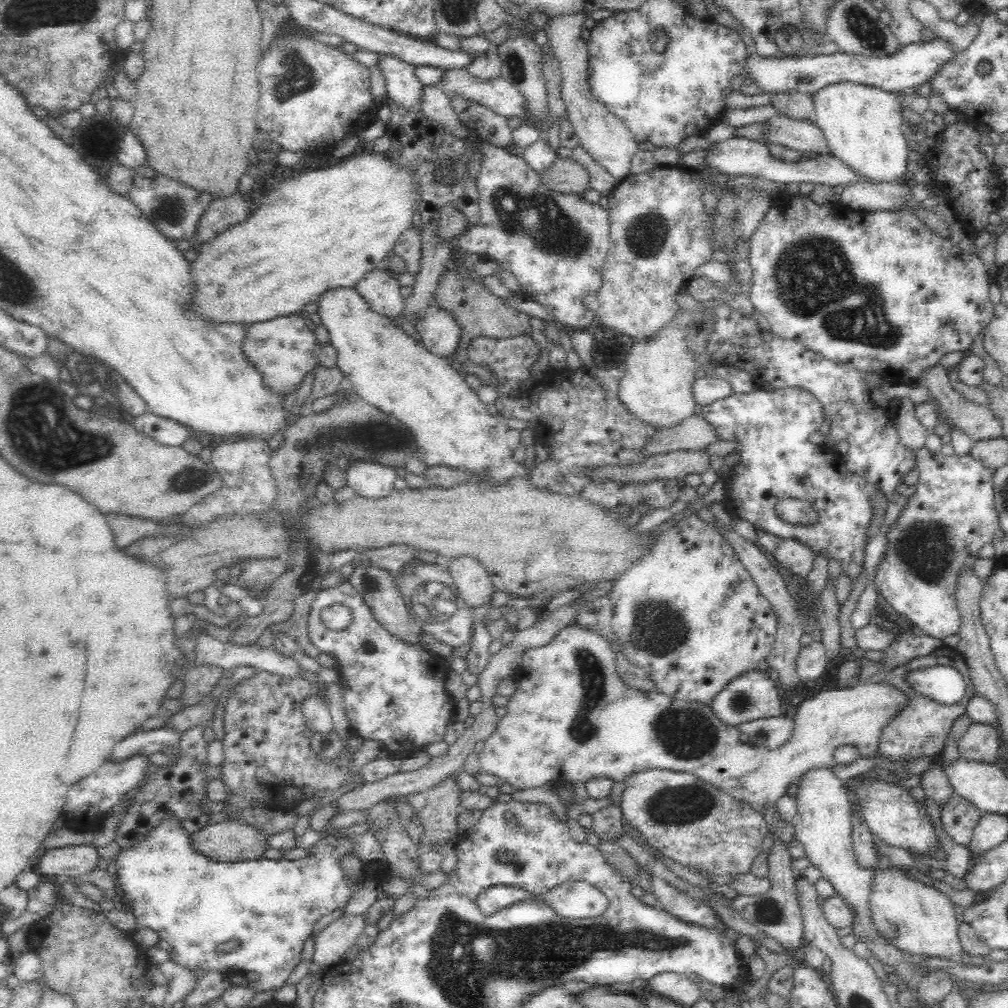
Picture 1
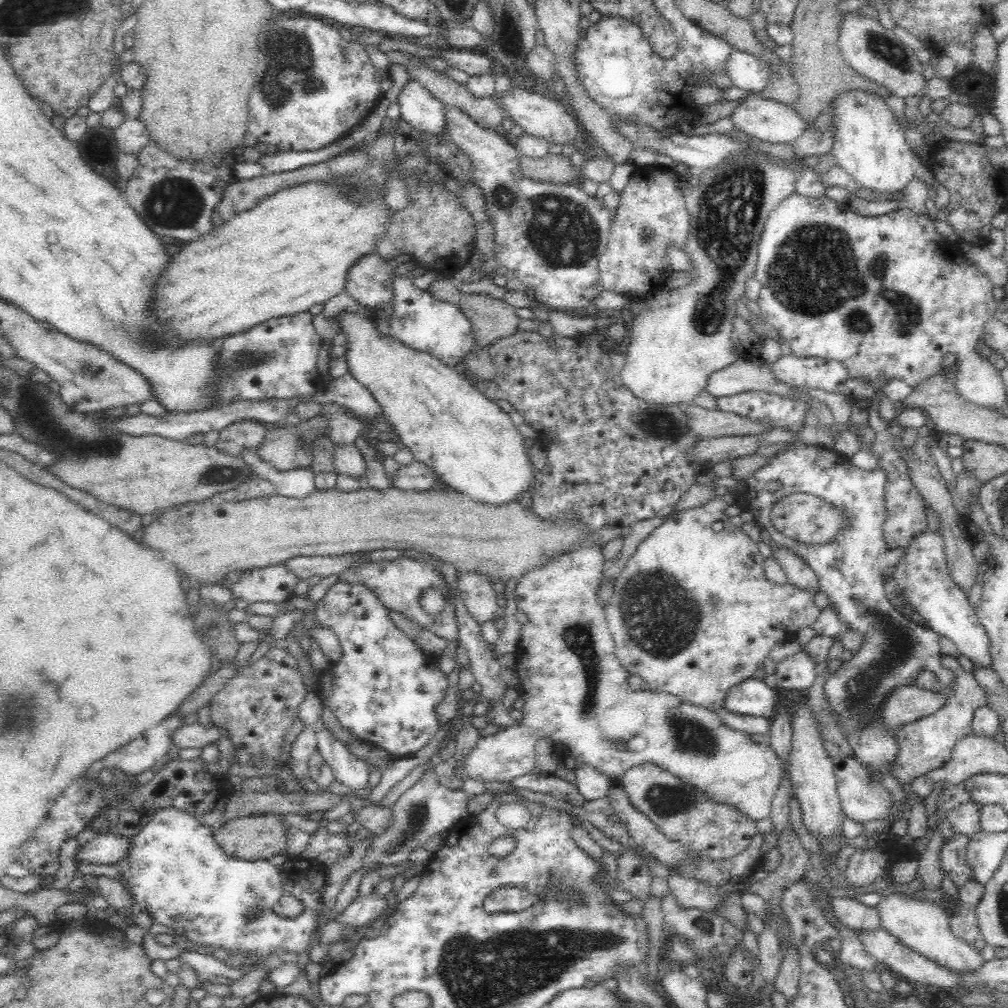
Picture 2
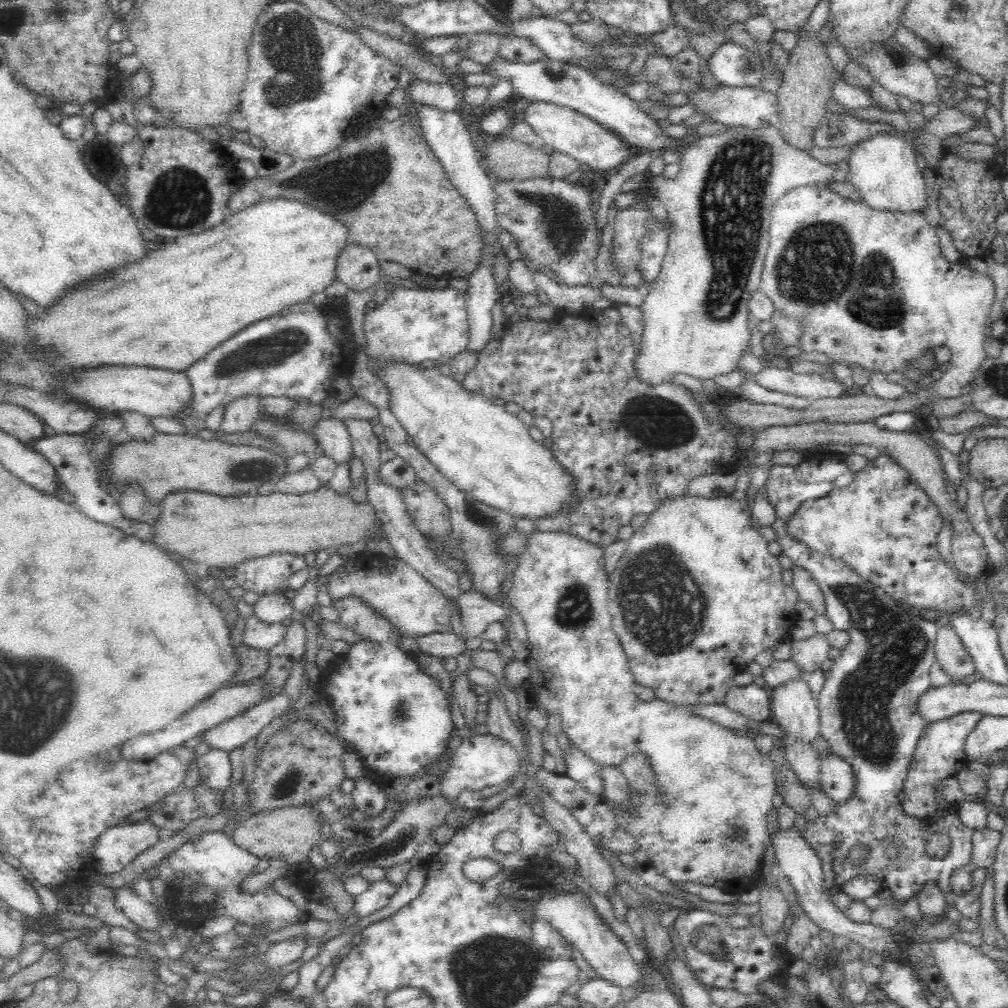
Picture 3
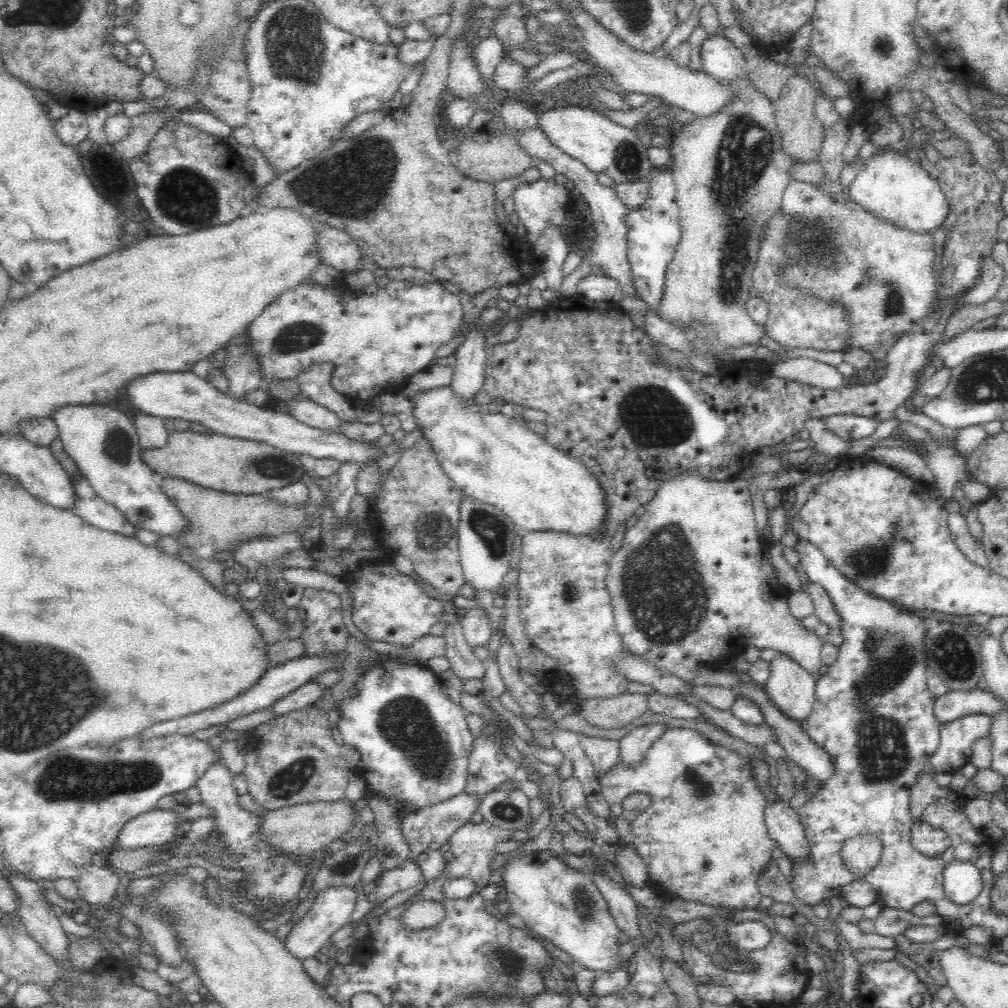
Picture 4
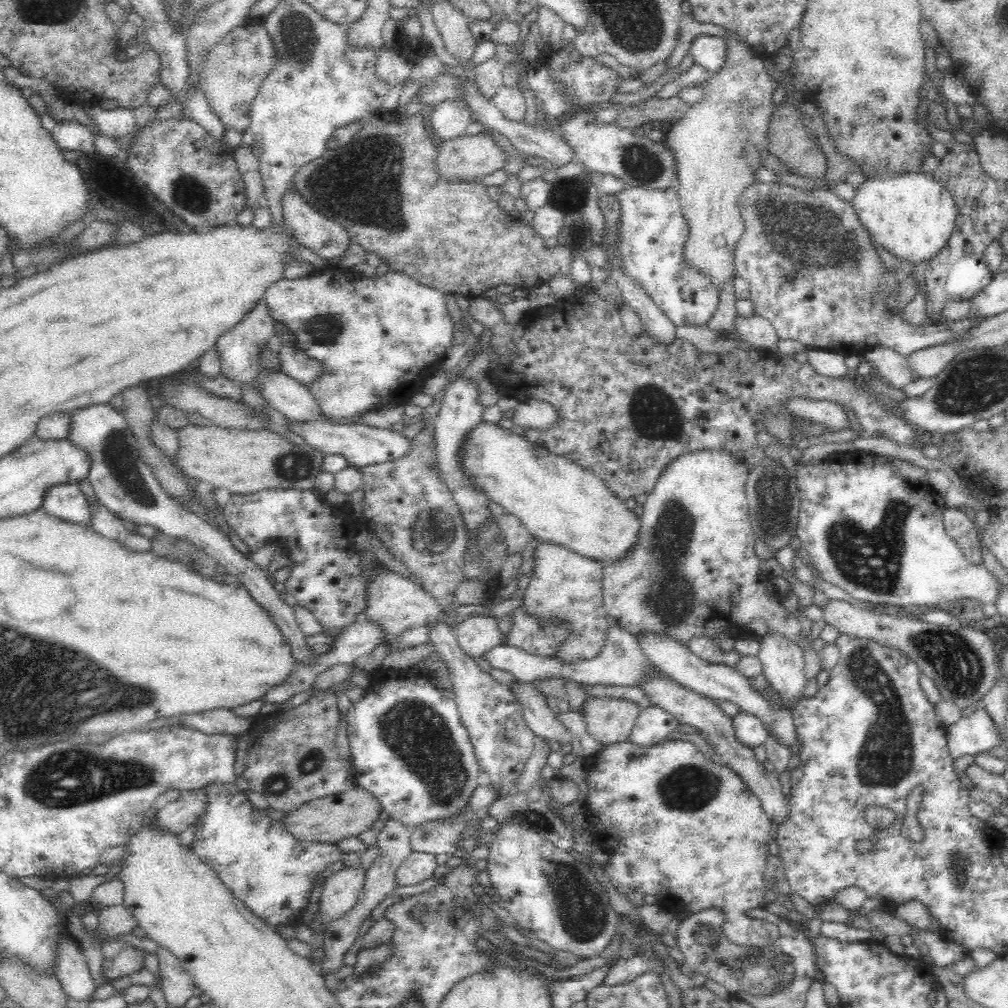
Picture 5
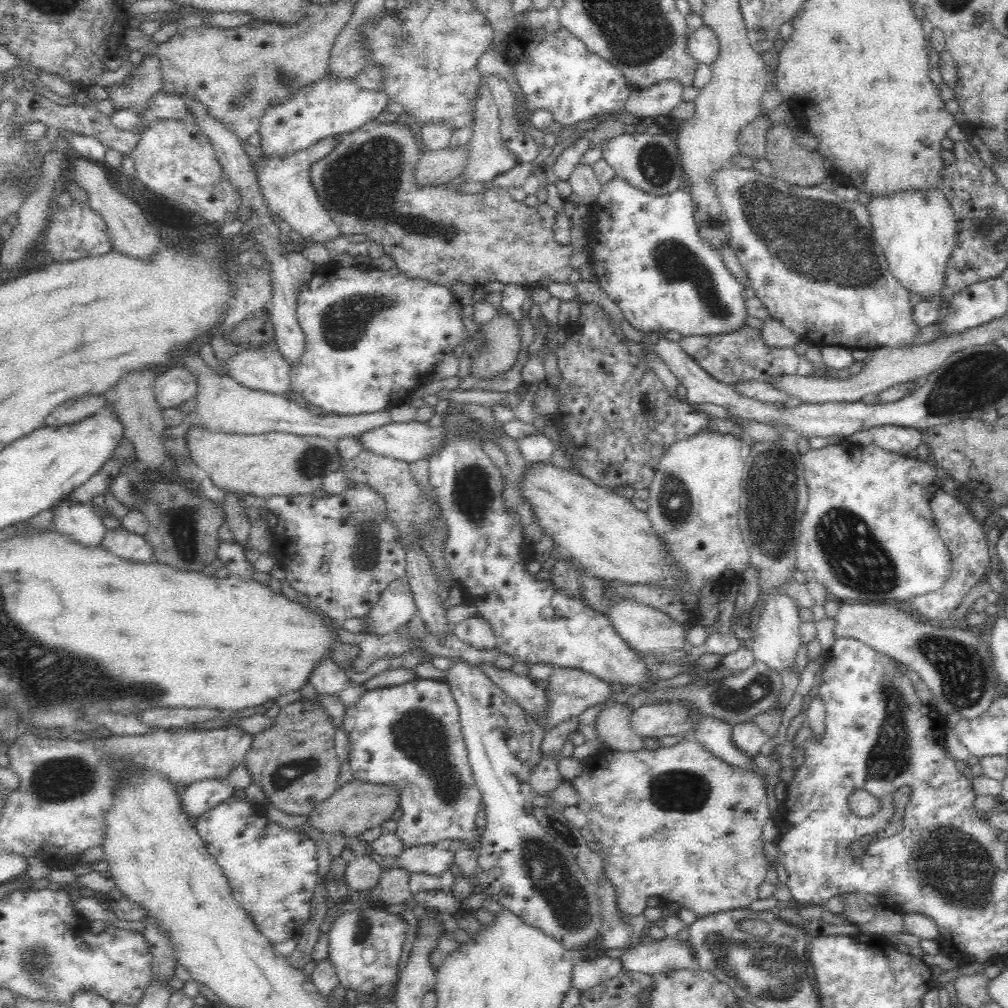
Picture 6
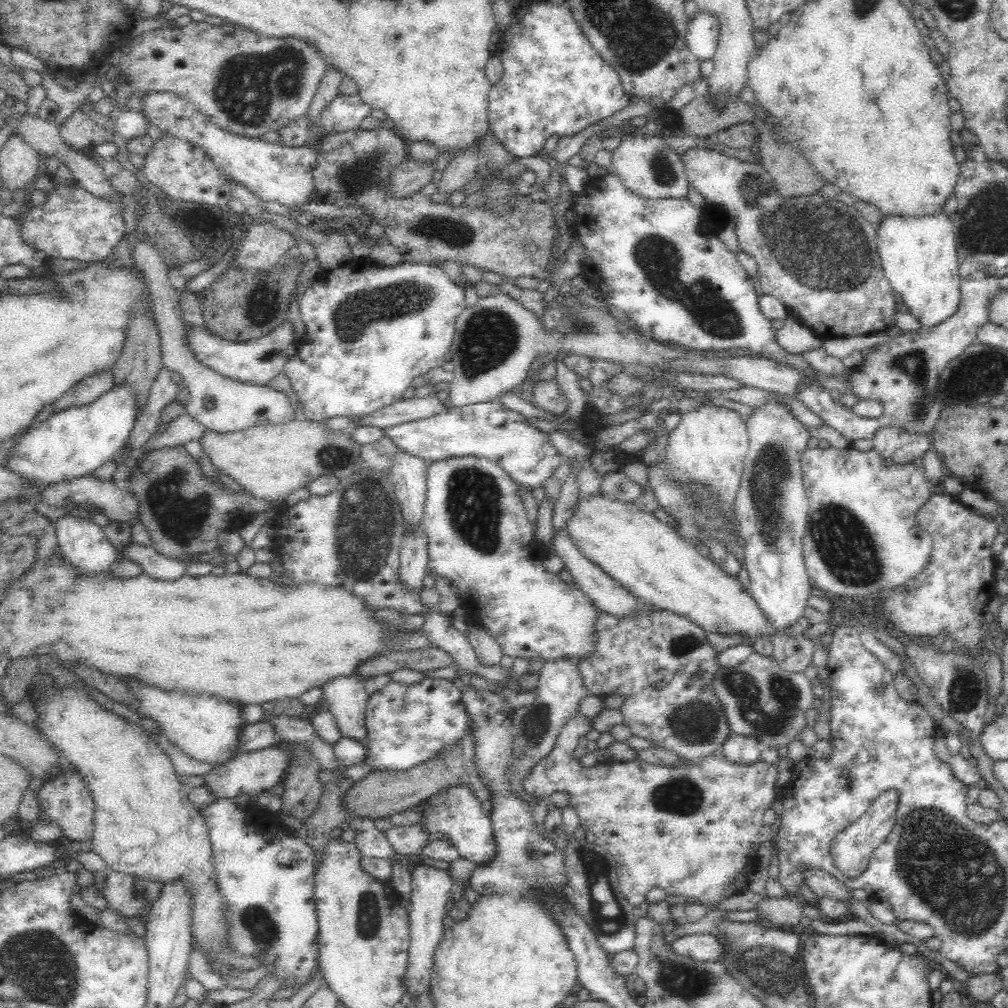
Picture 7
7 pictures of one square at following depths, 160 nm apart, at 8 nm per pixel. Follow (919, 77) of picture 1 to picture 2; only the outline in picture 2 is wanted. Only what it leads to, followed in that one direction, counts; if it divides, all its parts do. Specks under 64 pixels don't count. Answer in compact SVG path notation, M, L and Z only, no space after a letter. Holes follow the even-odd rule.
M734 49L727 60L725 72L732 79L733 86L758 93L772 78L773 66L759 55Z

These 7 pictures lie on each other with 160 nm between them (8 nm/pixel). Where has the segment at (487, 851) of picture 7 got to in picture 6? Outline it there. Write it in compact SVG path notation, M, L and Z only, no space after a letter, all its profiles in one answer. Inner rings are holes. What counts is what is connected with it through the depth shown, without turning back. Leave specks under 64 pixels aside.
M423 678L366 691L344 712L347 752L354 779L377 785L392 785L398 789L398 807L402 815L396 822L394 833L405 846L435 845L438 840L446 838L458 838L464 842L481 838L482 829L474 821L482 797L473 777L459 720L458 705L448 683Z

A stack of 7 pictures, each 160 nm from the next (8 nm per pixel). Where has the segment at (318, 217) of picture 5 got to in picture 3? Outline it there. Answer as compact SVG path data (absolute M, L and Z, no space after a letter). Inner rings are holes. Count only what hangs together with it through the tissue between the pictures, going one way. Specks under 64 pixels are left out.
M348 243L340 252L336 263L337 280L343 282L348 290L365 291L370 288L380 288L383 286L380 274L380 265L377 256L369 248Z

